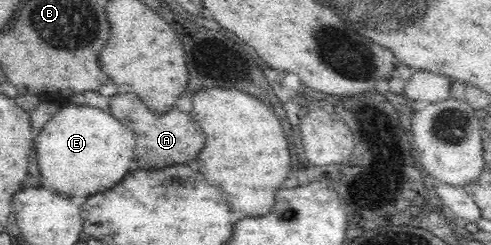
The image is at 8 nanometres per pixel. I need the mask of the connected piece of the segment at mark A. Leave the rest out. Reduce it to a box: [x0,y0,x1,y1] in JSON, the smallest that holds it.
[108,92,205,170]

